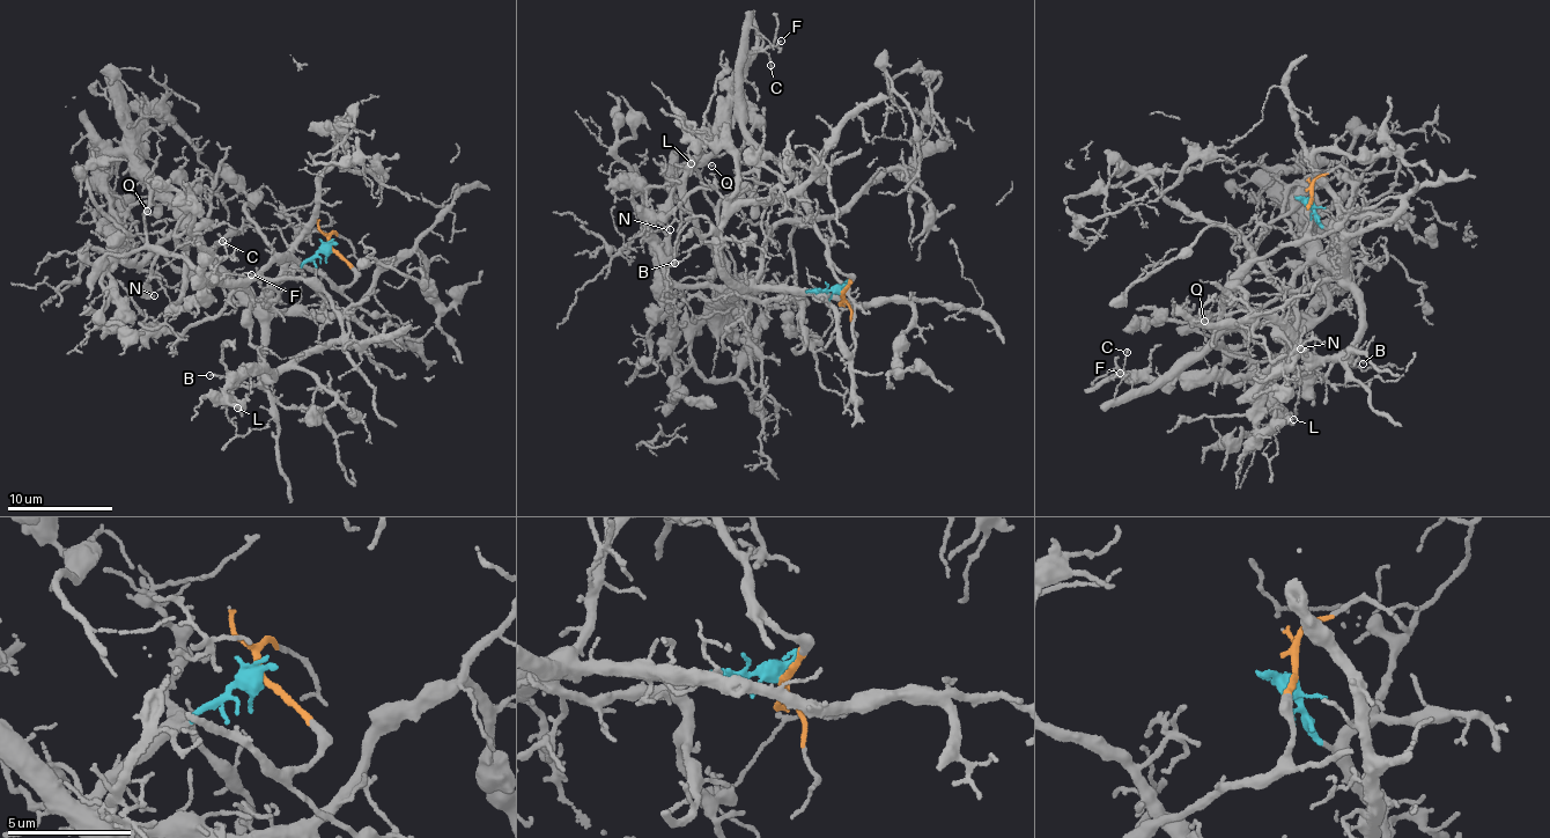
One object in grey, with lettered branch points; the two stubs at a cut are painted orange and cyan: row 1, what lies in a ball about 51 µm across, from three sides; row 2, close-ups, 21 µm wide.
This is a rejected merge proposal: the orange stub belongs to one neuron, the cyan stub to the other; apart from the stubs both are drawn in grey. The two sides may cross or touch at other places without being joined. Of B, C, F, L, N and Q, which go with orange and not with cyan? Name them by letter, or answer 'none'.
C, F, N, Q

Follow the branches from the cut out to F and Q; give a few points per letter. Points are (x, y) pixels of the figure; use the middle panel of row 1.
F: (839, 293), (850, 278), (829, 257), (812, 206), (744, 130), (738, 78), (750, 29), (782, 42)
Q: (839, 293), (850, 278), (829, 257), (812, 206), (789, 170), (745, 126), (735, 122), (695, 167), (713, 166)

